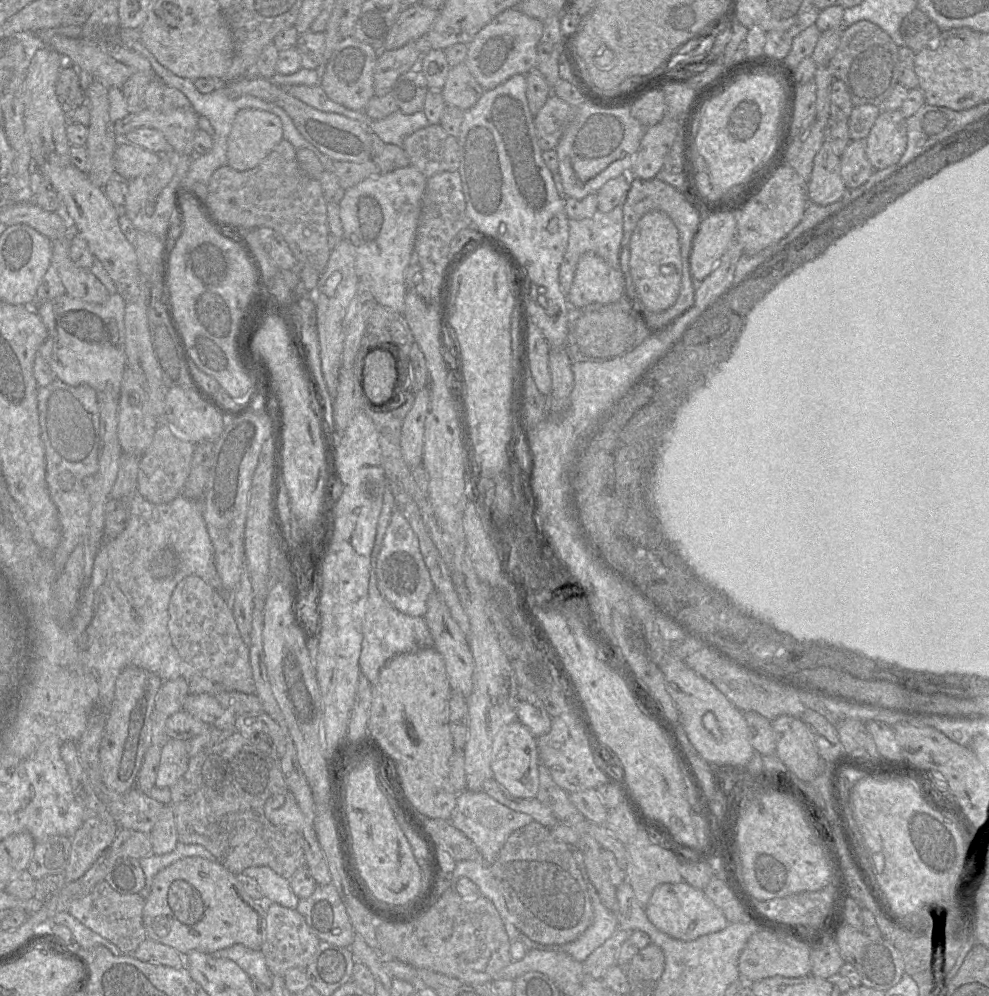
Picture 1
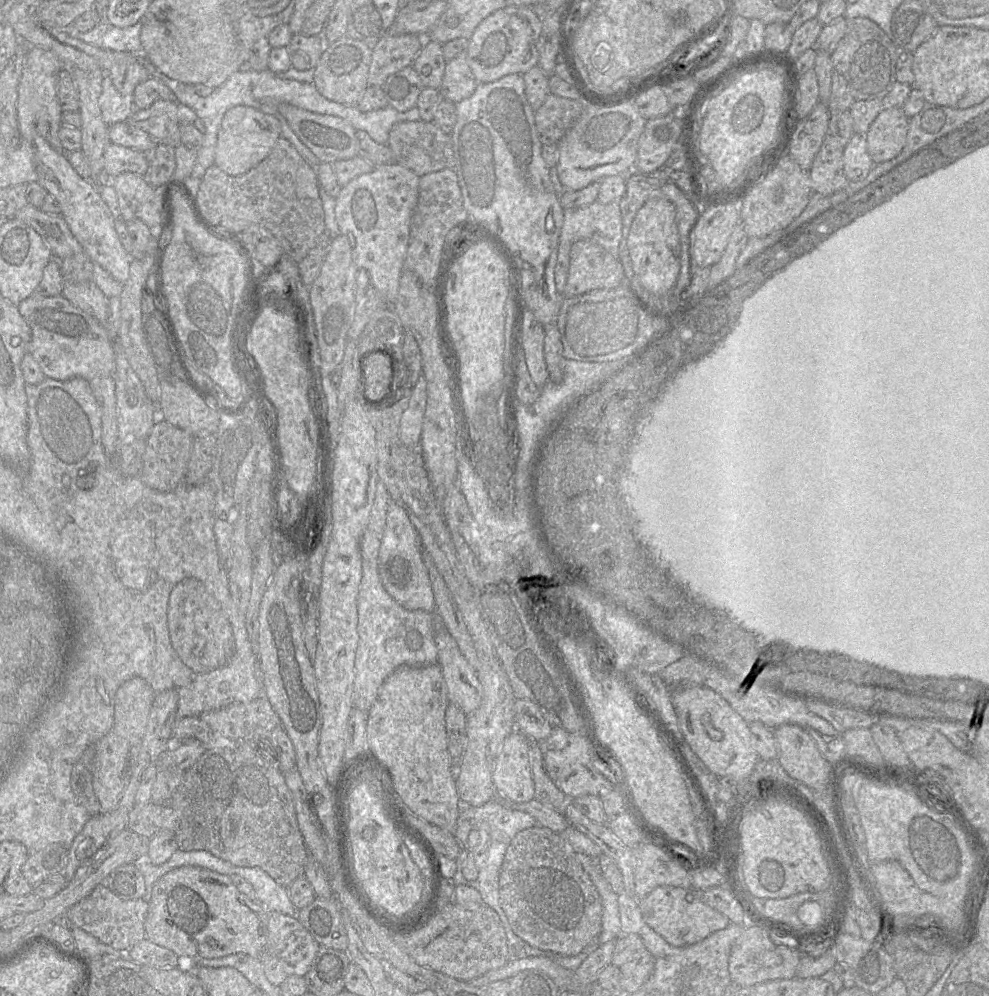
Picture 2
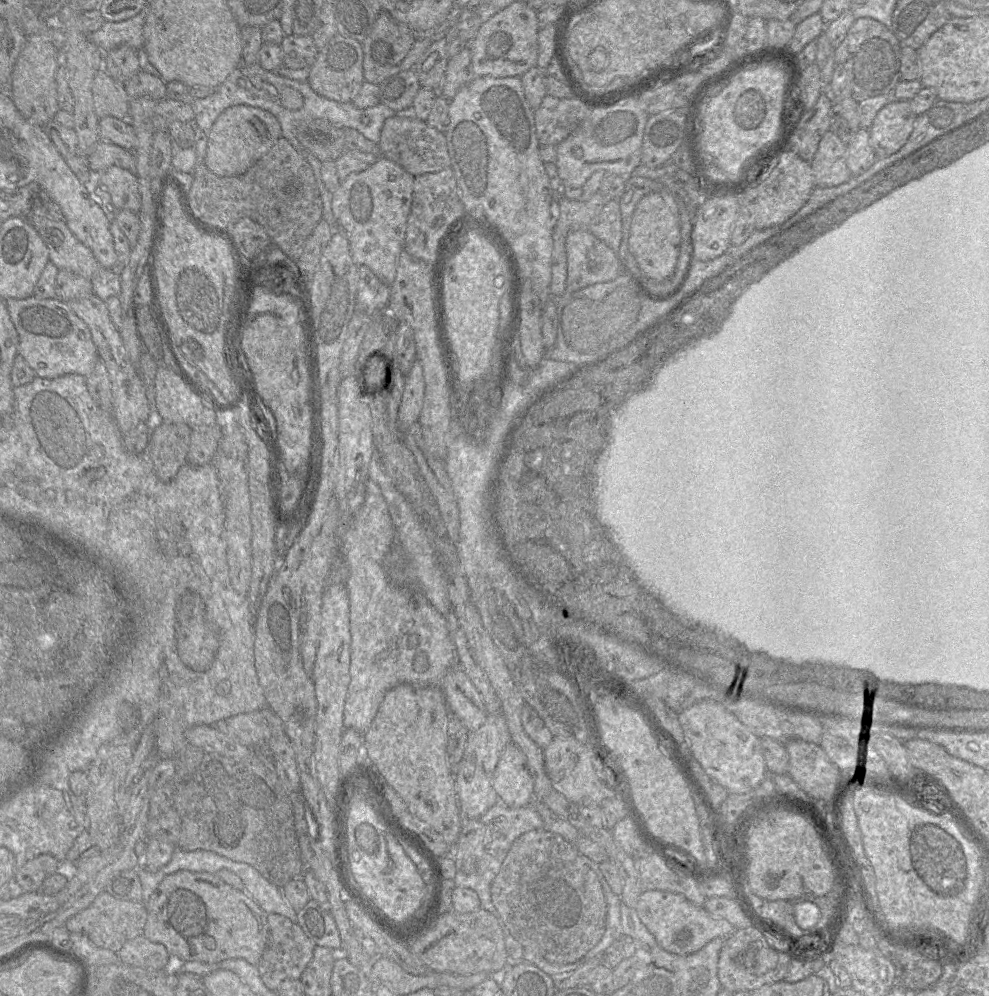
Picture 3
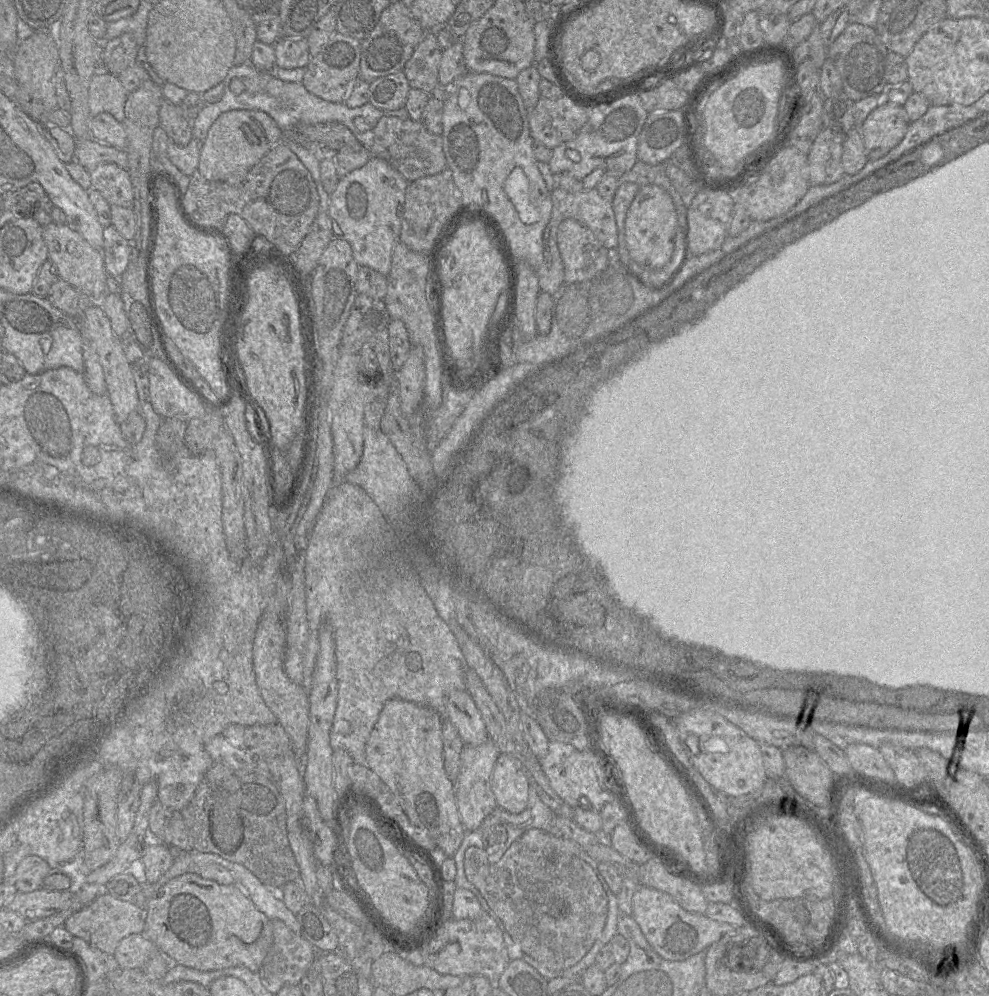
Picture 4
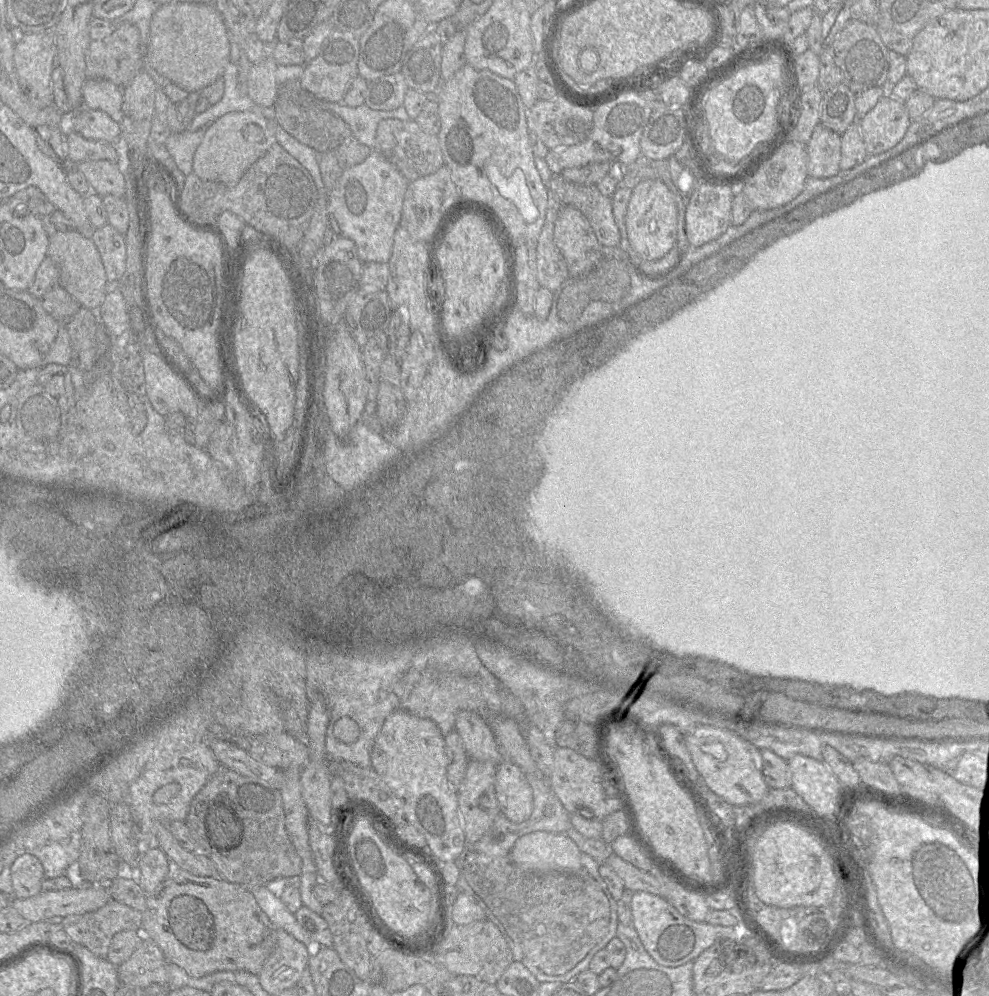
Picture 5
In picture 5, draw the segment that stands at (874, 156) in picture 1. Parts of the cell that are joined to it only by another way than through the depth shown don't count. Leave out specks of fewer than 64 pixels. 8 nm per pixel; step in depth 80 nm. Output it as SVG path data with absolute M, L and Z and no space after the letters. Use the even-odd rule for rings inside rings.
M883 95L863 117L858 117L868 155L885 152L904 137L910 118L905 103Z

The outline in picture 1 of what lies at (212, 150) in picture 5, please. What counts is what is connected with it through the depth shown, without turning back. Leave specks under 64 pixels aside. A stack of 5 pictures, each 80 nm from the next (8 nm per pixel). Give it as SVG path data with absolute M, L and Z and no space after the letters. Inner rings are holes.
M256 109L240 110L227 140L227 165L237 171L257 167L283 139L282 122L274 114Z

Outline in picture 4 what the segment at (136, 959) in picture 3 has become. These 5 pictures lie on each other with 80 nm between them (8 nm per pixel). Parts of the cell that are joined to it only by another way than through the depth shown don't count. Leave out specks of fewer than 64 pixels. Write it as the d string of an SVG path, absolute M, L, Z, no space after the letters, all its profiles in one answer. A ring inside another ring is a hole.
M131 934L122 939L113 954L120 968L142 968L160 950L143 934Z

